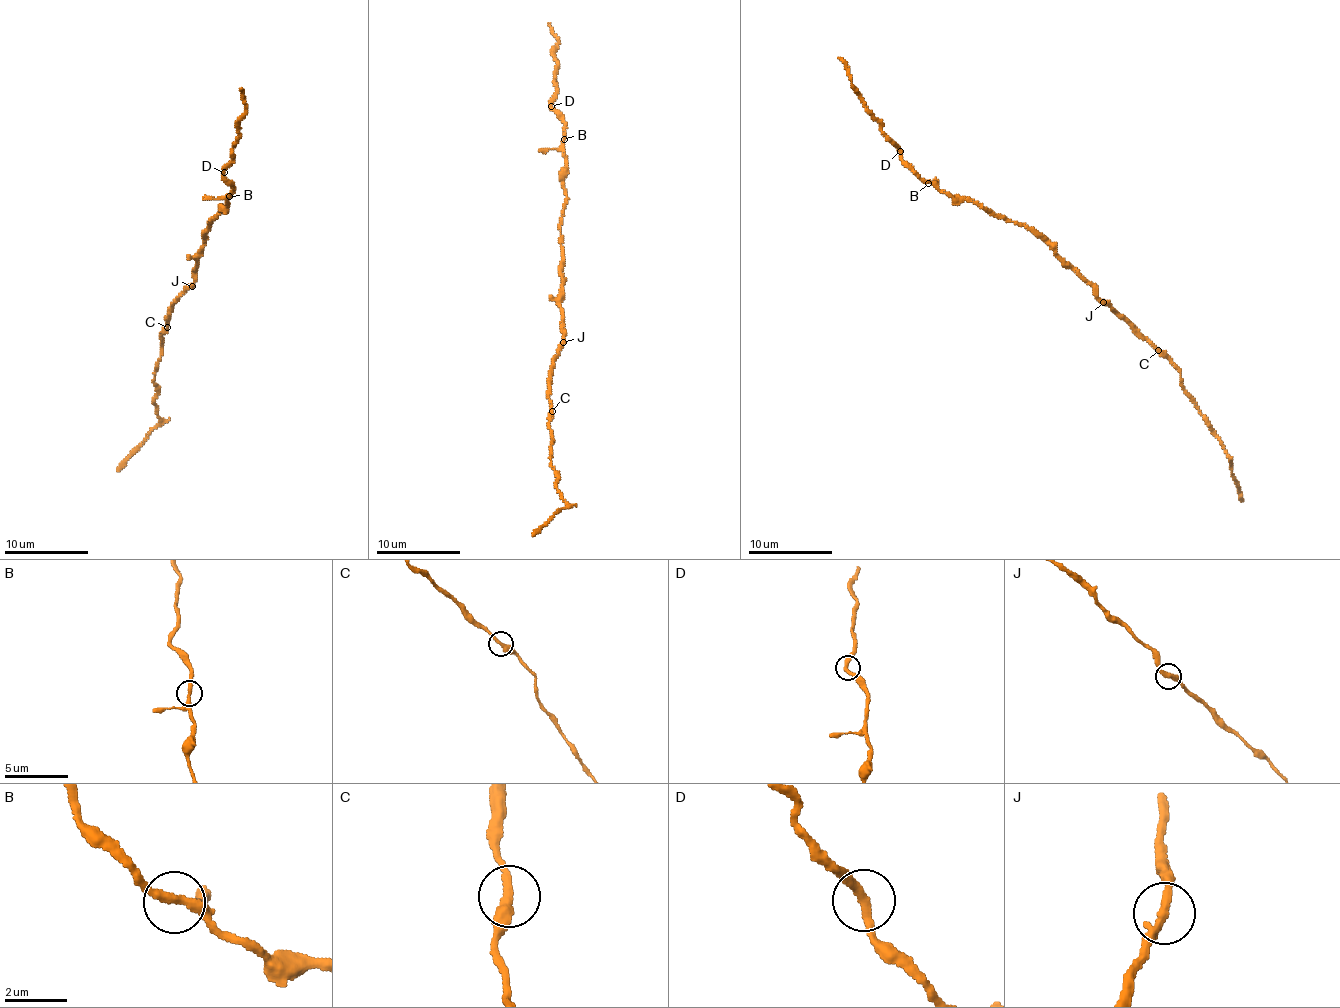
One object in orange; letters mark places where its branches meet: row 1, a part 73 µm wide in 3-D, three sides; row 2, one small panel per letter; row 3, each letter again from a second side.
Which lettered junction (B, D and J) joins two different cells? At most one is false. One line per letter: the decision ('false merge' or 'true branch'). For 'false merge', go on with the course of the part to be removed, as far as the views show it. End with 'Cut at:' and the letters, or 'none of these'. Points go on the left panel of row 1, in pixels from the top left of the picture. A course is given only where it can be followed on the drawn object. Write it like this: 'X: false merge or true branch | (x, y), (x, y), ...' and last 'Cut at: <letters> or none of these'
B: true branch
D: true branch
J: true branch
Cut at: none of these

